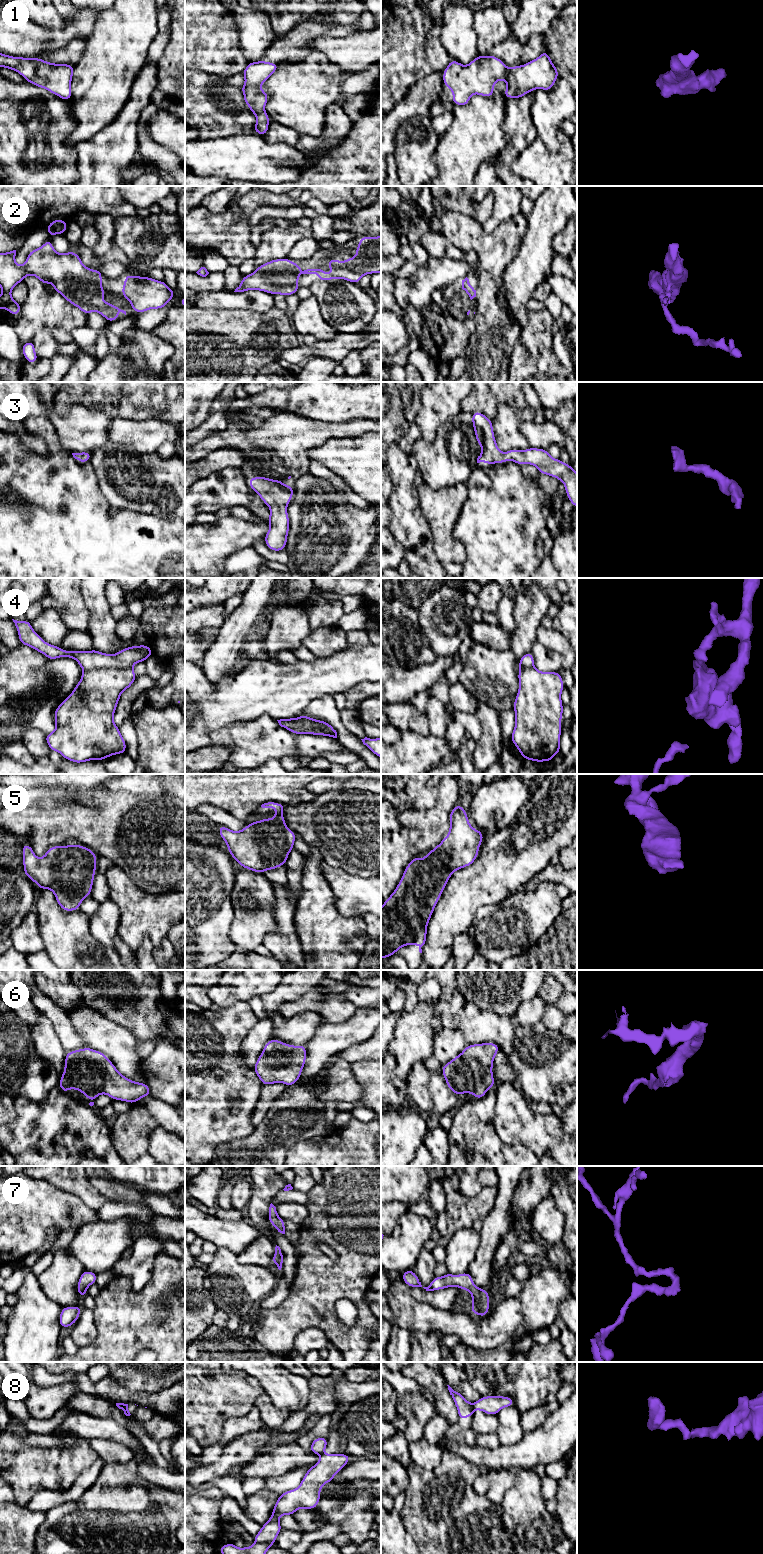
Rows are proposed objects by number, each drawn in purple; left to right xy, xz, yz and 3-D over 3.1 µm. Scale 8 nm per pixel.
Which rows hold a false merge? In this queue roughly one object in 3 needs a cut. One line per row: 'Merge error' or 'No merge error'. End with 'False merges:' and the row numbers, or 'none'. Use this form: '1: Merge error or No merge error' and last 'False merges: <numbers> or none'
1: No merge error
2: No merge error
3: No merge error
4: Merge error
5: No merge error
6: No merge error
7: No merge error
8: Merge error
False merges: 4, 8

